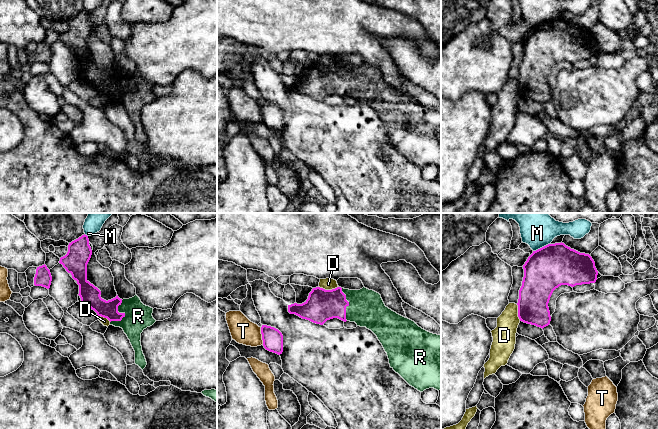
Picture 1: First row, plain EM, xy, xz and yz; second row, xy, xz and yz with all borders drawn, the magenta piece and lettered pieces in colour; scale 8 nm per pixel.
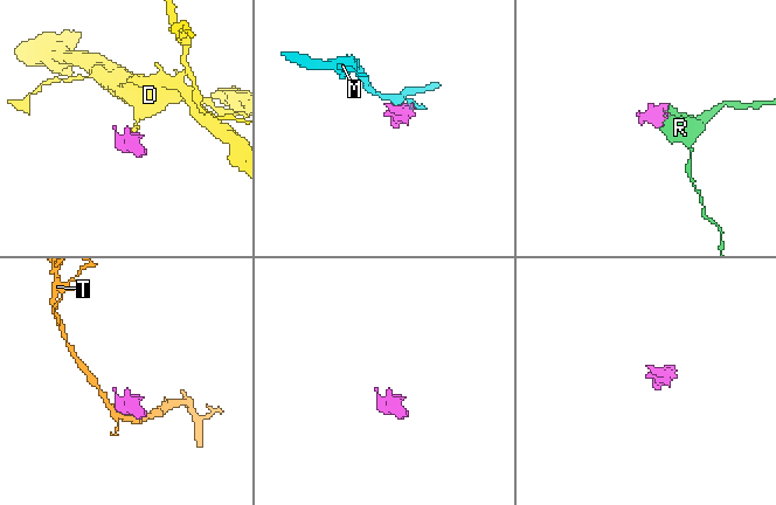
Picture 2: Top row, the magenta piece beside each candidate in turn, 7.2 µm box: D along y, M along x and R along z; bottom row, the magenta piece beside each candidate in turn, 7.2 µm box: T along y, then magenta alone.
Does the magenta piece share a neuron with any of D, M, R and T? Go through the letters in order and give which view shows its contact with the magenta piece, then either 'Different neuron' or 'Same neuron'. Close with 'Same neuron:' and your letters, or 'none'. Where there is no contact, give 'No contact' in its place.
D: Touches magenta in xz. Different neuron
M: Touches magenta in yz. Different neuron
R: Touches magenta in xy. Same neuron
T: Touches magenta in xz. Different neuron
Same neuron: R

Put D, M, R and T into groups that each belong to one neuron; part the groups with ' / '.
D / M / R / T

